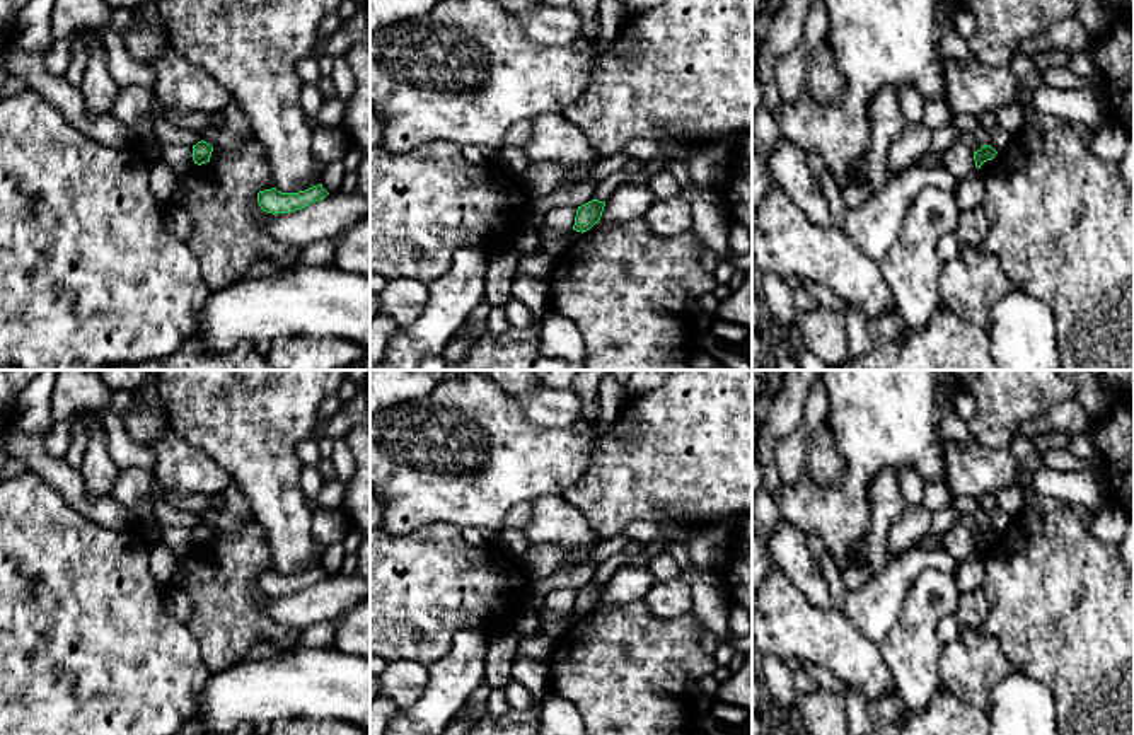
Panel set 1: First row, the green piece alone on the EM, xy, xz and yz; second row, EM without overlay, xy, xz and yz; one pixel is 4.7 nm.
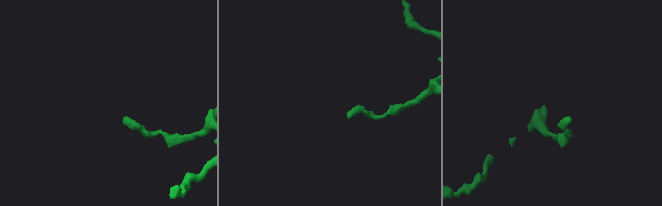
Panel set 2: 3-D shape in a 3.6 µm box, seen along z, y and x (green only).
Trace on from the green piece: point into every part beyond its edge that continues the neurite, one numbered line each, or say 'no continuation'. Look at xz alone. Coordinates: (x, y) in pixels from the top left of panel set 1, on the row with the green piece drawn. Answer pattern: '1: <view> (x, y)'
no continuation

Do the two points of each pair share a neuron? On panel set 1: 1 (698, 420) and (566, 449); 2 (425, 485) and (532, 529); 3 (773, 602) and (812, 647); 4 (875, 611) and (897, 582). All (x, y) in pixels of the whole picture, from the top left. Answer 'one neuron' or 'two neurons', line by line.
1: two neurons
2: two neurons
3: one neuron
4: one neuron

